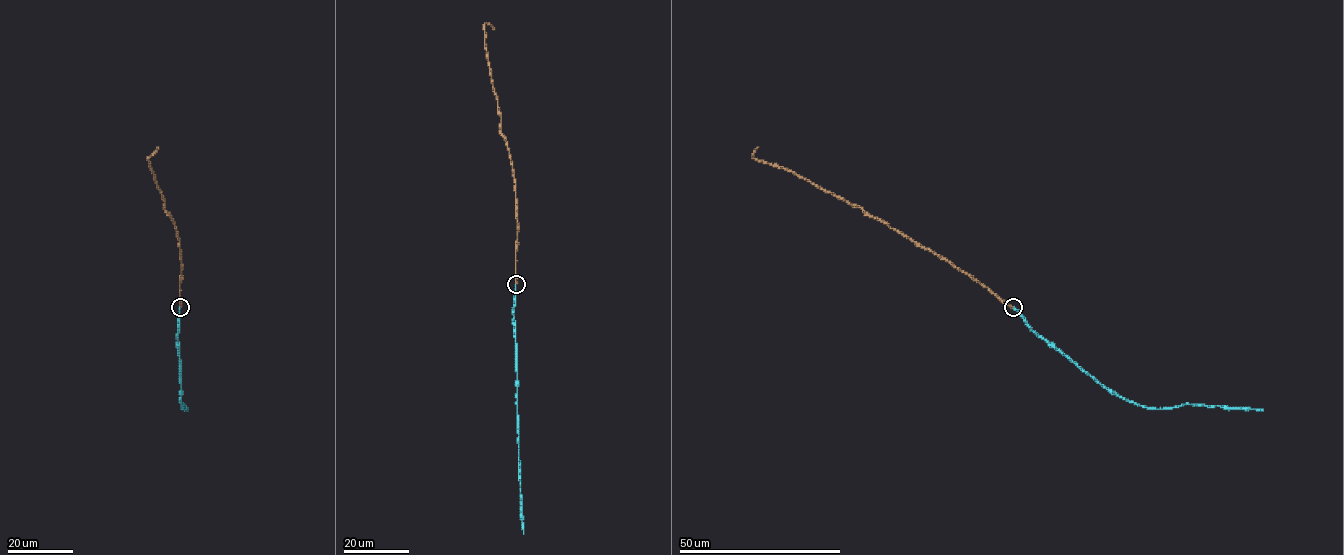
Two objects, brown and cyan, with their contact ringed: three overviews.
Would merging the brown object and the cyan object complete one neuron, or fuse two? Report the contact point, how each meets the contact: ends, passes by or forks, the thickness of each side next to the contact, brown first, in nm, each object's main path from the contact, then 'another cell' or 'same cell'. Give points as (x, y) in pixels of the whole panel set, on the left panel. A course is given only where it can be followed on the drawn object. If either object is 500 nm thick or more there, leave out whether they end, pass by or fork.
at (180, 307); brown ends there; cyan ends there; 400 nm thick on the brown side, 320 nm on the other; brown runs (180, 308), (179, 238), (148, 159), (156, 146); cyan runs (180, 308), (177, 342), (182, 409), (183, 404), (188, 410); same cell

